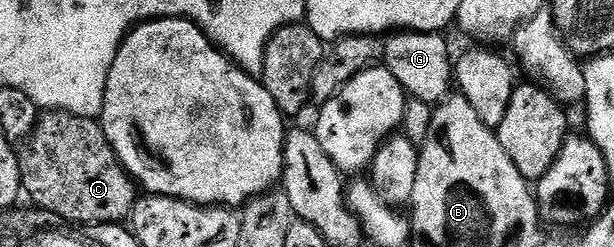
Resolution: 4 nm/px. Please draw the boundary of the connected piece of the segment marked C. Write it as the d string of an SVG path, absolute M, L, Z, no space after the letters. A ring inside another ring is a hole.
M56 110L46 111L38 119L33 133L24 141L23 147L19 152L21 187L24 195L29 195L40 211L54 212L58 221L66 220L69 224L85 224L84 226L116 224L132 213L133 204L139 199L138 185L119 162L115 150L111 150L107 134L103 134L100 123L94 117L76 116Z

